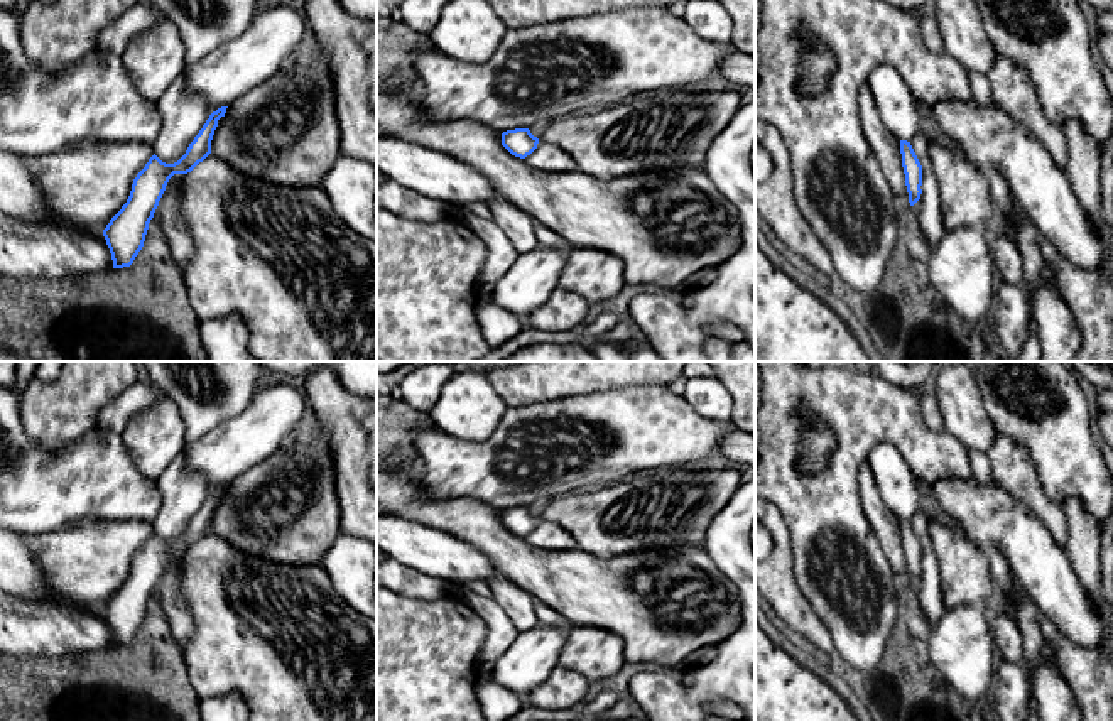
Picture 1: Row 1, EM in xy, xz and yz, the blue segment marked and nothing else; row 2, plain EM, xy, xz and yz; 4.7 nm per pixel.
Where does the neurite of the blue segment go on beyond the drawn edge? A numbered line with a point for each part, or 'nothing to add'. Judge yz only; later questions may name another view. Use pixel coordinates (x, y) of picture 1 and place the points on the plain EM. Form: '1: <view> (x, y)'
nothing to add

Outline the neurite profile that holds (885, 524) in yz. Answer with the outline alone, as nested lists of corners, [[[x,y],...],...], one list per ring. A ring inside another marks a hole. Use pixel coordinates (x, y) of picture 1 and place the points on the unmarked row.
[[[865,459],[858,474],[860,498],[870,527],[873,529],[897,577],[907,577],[905,552],[902,545],[900,518],[885,507],[868,461]]]

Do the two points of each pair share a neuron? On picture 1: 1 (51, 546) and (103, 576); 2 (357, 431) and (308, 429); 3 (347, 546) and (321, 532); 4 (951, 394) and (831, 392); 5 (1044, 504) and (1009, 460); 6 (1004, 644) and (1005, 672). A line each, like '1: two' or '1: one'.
1: one
2: two
3: two
4: two
5: one
6: two

